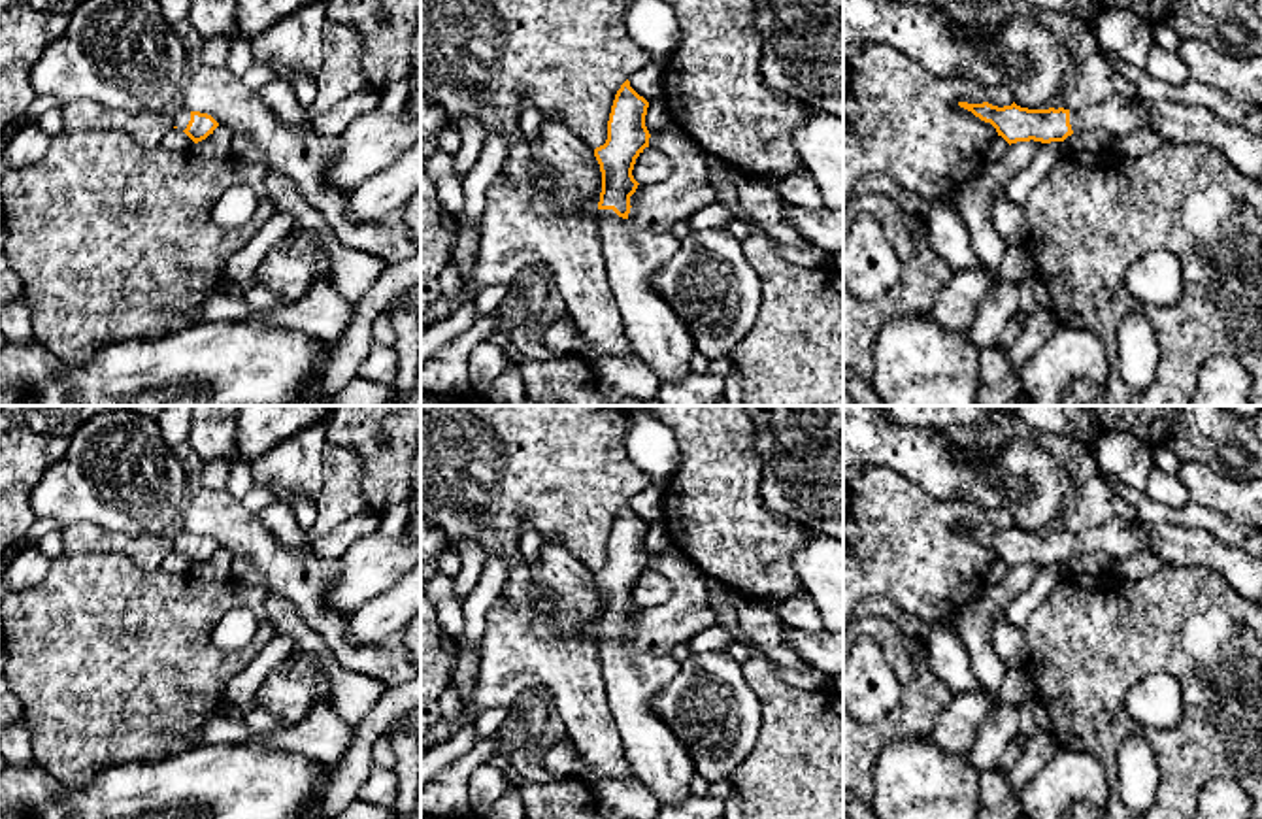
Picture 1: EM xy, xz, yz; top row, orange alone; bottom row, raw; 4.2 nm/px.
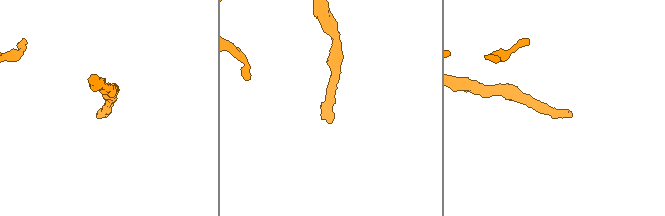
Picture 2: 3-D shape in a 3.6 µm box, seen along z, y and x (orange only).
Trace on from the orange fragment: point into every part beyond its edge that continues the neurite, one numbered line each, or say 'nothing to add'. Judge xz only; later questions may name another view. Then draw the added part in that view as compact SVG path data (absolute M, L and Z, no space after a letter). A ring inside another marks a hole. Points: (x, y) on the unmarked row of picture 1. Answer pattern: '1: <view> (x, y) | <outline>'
1: xz (632, 680) | M598 632L598 659L606 696L621 732L624 759L655 798L681 804L696 766L672 728L651 710L653 698L681 670L672 655L638 653L613 632Z

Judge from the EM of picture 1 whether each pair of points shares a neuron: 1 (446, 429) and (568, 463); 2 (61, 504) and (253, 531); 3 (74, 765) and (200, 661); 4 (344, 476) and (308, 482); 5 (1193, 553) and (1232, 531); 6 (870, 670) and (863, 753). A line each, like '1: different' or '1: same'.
1: same
2: different
3: same
4: different
5: different
6: different

